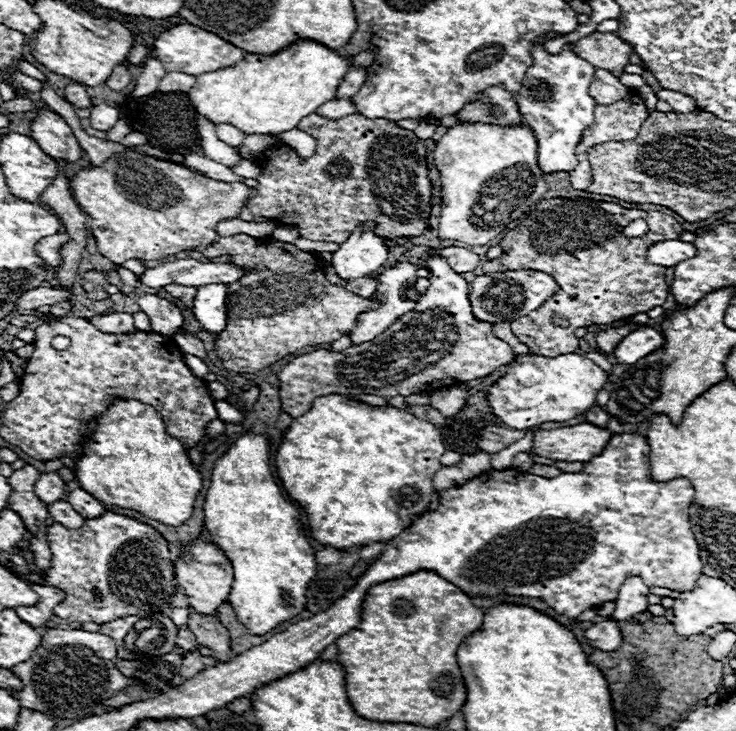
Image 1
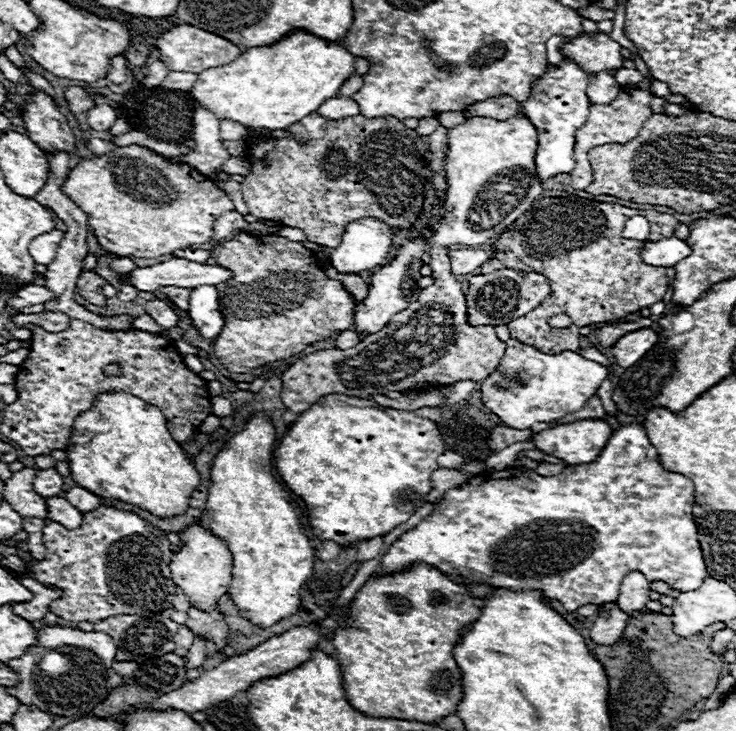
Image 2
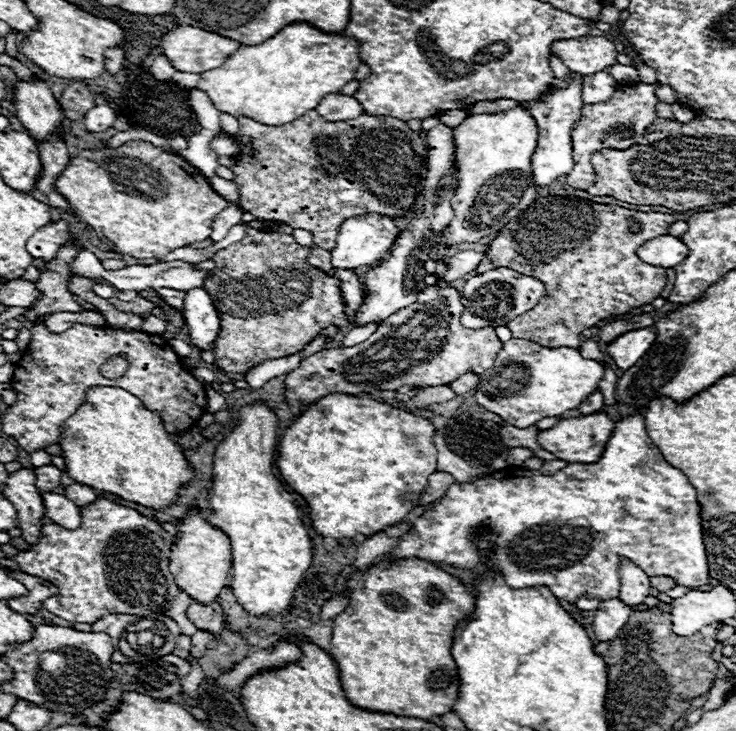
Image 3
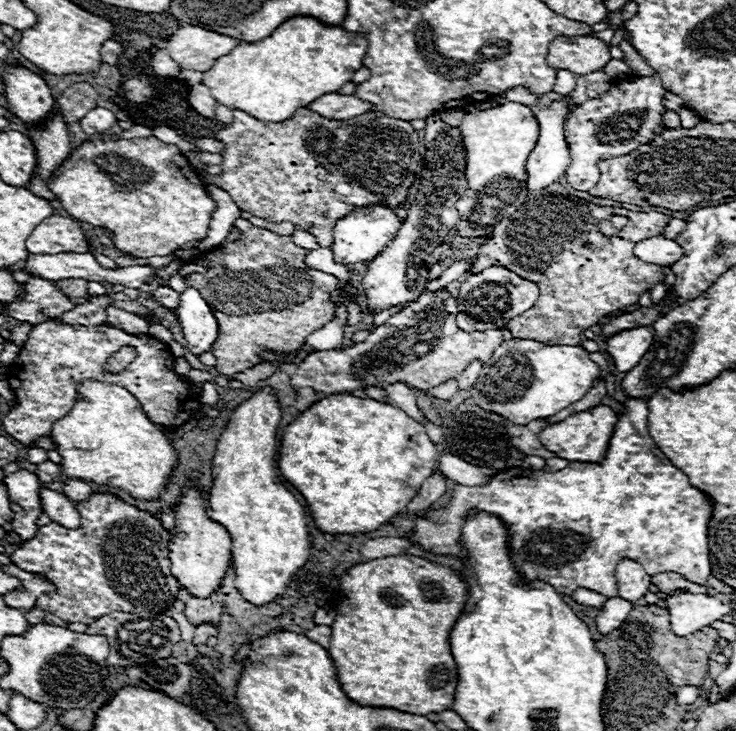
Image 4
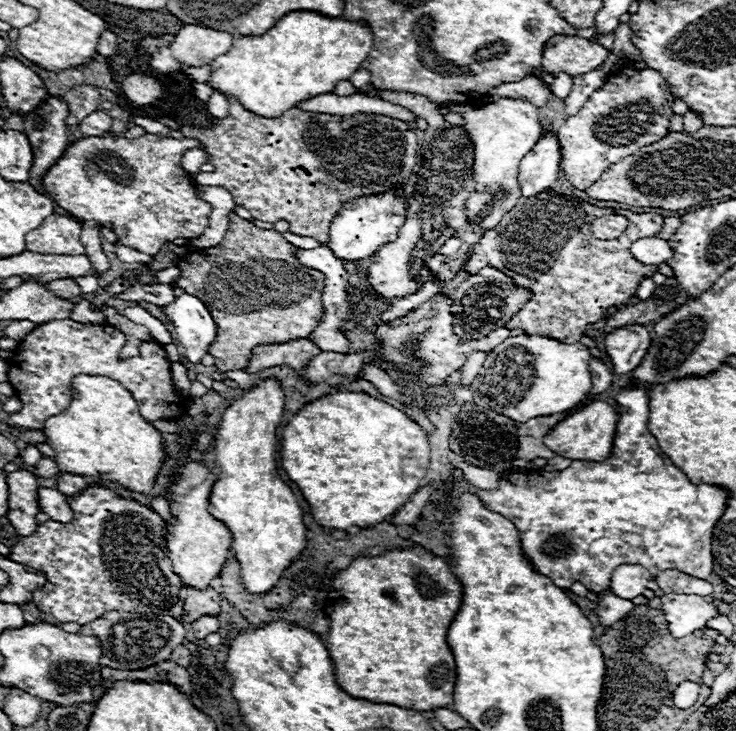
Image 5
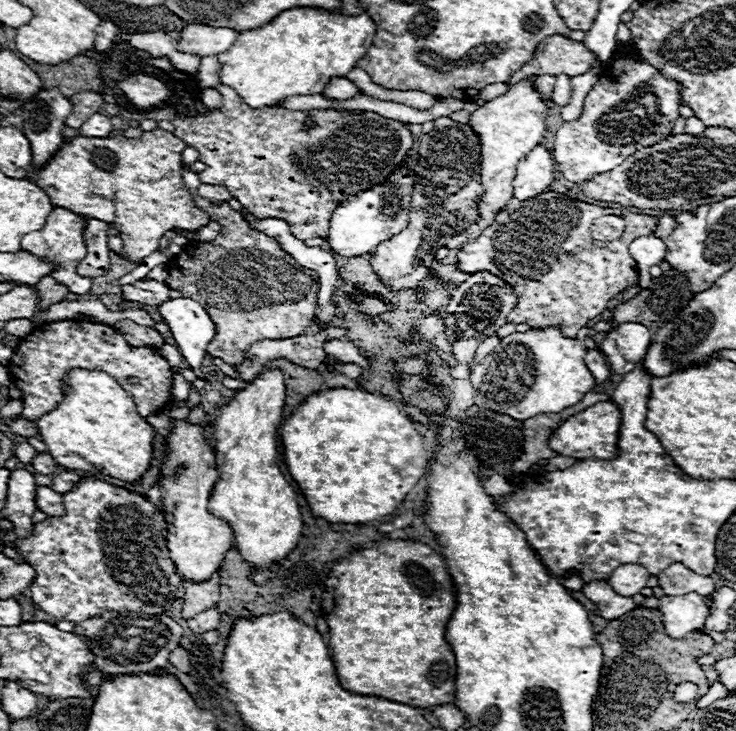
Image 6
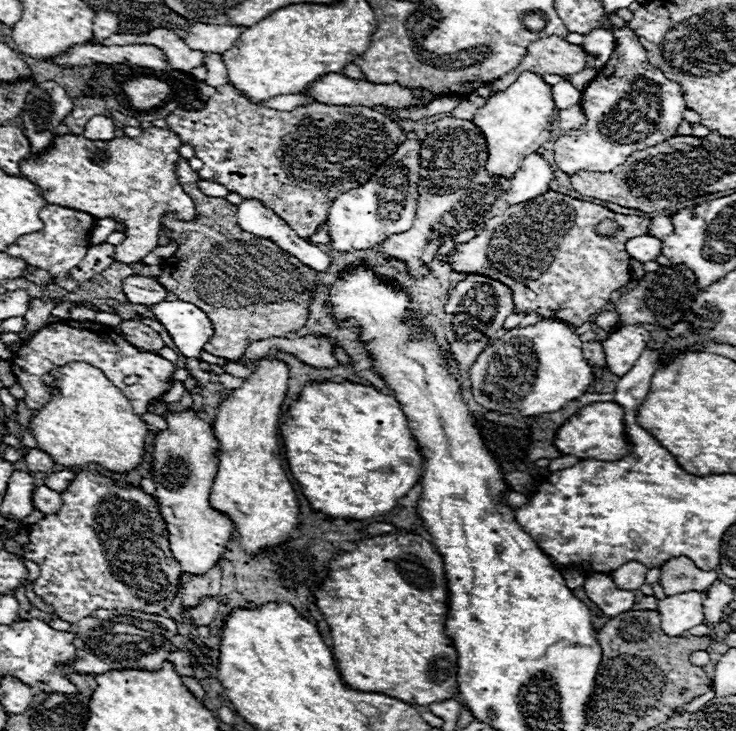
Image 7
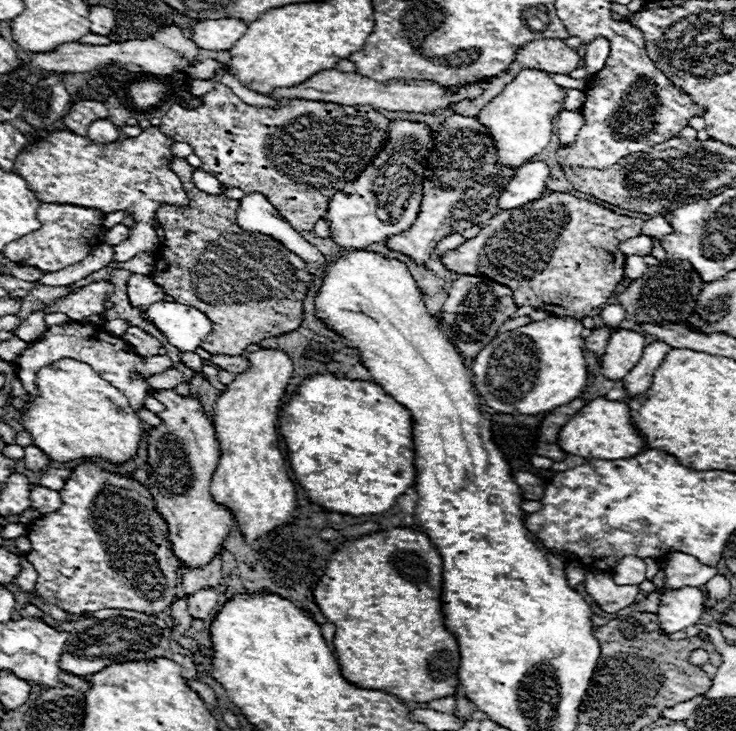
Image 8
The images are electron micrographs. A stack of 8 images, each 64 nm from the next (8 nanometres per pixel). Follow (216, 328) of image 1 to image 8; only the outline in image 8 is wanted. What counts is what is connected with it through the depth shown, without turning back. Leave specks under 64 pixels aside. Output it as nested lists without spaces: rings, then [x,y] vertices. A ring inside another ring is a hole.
[[[156,302],[144,308],[142,318],[152,322],[168,342],[182,352],[194,352],[212,332],[212,324],[206,314],[178,302]]]

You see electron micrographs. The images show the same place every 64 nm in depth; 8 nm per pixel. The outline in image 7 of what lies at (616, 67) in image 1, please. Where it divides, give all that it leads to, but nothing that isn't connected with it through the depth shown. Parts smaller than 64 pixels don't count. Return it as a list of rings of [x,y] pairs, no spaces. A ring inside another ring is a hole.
[[[548,36],[548,38],[540,38],[540,40],[532,42],[528,46],[522,62],[512,72],[504,74],[502,78],[488,82],[486,88],[490,88],[492,92],[506,90],[524,70],[536,72],[540,76],[544,76],[544,74],[570,76],[570,74],[584,70],[586,66],[588,66],[588,56],[582,50],[582,46],[568,44],[560,36]]]

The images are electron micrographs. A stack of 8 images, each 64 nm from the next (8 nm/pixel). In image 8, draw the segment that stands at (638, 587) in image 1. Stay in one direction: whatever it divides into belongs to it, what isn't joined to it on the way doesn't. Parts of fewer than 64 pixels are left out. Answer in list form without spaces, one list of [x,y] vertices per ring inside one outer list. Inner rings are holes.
[[[624,556],[616,568],[612,570],[612,580],[618,586],[628,586],[628,584],[640,584],[646,580],[644,576],[646,572],[646,564],[642,558],[634,558],[634,556]]]

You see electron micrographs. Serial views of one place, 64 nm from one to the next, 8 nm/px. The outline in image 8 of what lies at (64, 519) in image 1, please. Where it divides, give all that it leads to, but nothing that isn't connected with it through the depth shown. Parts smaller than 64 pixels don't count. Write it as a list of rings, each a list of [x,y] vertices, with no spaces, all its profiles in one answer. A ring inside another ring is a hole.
[[[36,486],[30,492],[30,506],[34,510],[38,510],[40,514],[48,514],[48,512],[58,510],[62,506],[62,500],[60,500],[60,494],[56,490],[48,490],[48,488]]]

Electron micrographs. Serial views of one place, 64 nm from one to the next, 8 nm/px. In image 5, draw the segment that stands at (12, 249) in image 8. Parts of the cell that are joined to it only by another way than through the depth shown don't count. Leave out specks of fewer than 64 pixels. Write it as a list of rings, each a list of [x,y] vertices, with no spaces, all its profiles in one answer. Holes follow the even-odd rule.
[[[52,214],[44,220],[44,226],[26,234],[26,250],[38,254],[84,254],[80,242],[82,224],[72,214]],[[78,276],[78,278],[74,278],[74,282],[78,284],[82,293],[96,293],[98,289],[96,276]]]

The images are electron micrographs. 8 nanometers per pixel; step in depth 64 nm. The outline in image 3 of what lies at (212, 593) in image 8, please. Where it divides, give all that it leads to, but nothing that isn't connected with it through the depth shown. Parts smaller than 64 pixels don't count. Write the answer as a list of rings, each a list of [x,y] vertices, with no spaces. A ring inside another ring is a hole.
[[[198,630],[198,632],[192,636],[192,656],[194,656],[194,658],[200,658],[202,650],[206,648],[206,644],[208,644],[212,638],[214,638],[212,632],[208,632],[208,630]]]

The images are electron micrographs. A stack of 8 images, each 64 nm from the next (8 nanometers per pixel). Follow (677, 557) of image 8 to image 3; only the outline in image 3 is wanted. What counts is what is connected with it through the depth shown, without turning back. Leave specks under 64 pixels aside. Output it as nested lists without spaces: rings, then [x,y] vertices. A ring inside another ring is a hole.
[[[652,576],[652,578],[650,578],[650,584],[652,584],[658,592],[668,592],[670,588],[676,586],[676,582],[674,582],[672,578],[668,578],[668,576]]]

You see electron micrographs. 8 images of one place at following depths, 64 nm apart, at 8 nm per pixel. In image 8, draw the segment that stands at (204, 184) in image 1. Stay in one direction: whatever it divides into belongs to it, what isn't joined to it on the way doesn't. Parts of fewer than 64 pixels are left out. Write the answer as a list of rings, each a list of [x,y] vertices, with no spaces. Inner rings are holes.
[[[156,126],[144,128],[136,138],[116,140],[112,144],[96,144],[70,130],[52,130],[40,140],[30,142],[28,148],[16,156],[14,170],[42,202],[72,202],[76,206],[104,210],[104,214],[116,210],[130,212],[136,226],[126,241],[113,247],[114,260],[126,262],[134,254],[150,252],[158,246],[152,218],[162,202],[188,206],[188,196],[180,178],[168,170],[168,162],[172,160],[172,154],[168,154],[170,146],[172,140],[160,134]]]

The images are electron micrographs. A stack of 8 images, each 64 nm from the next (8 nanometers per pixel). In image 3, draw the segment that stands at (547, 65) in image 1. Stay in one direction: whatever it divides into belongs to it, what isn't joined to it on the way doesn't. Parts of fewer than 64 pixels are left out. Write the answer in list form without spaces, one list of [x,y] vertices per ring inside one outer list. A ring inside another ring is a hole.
[[[572,72],[570,76],[570,84],[568,88],[564,90],[554,90],[550,88],[546,98],[538,104],[534,104],[528,112],[532,114],[532,118],[536,118],[536,126],[538,126],[538,146],[536,146],[536,152],[532,154],[532,178],[534,178],[534,184],[536,186],[548,186],[550,182],[554,182],[556,178],[568,174],[574,166],[574,160],[572,160],[572,142],[570,142],[570,132],[572,132],[572,126],[576,124],[576,120],[580,118],[582,114],[582,98],[580,98],[580,92],[582,92],[582,80],[580,80],[580,74]]]

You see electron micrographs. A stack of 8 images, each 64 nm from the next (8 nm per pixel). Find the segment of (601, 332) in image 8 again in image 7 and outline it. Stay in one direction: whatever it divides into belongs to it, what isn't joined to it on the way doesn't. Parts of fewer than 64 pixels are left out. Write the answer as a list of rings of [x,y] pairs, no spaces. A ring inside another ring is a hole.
[[[594,340],[594,342],[584,342],[584,346],[582,346],[582,350],[584,350],[584,358],[588,360],[588,362],[592,362],[594,366],[598,366],[598,368],[604,368],[604,348],[602,348],[602,342],[600,340]]]

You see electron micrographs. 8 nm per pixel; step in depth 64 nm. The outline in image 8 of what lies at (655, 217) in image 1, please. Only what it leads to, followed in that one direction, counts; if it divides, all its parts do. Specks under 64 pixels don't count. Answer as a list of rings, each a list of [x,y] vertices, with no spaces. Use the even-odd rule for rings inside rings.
[[[550,192],[520,210],[504,210],[490,218],[490,224],[480,230],[478,236],[466,240],[456,250],[442,254],[442,264],[456,274],[470,276],[488,276],[494,282],[500,282],[512,288],[518,306],[534,306],[552,316],[572,316],[584,320],[590,316],[590,310],[606,304],[614,288],[622,282],[624,276],[624,254],[618,250],[618,242],[632,238],[640,232],[642,220],[614,214],[602,206],[596,206],[588,200],[580,200],[572,194]]]

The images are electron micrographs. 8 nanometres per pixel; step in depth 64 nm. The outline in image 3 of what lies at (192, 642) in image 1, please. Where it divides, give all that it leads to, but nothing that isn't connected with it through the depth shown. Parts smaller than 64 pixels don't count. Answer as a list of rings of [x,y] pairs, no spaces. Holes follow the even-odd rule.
[[[178,636],[172,654],[176,654],[176,656],[180,656],[180,658],[186,660],[190,656],[190,638],[188,636]]]

